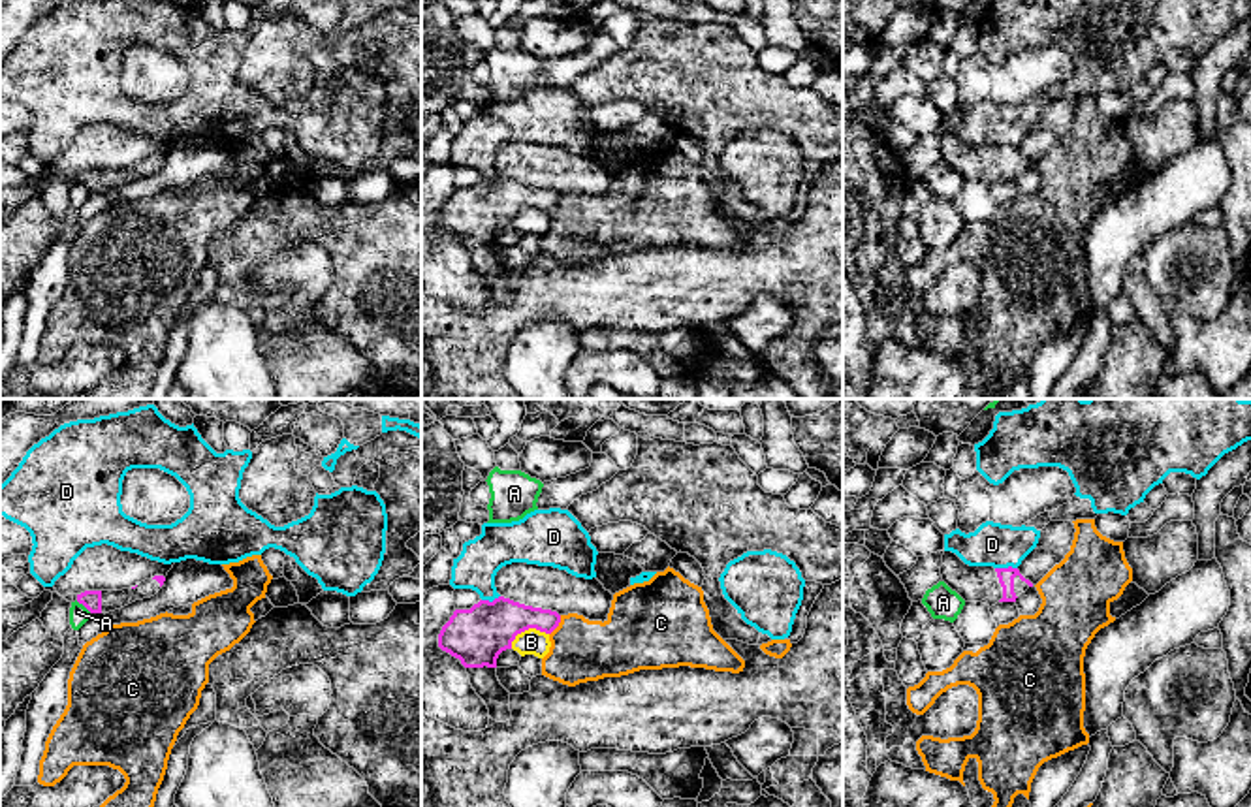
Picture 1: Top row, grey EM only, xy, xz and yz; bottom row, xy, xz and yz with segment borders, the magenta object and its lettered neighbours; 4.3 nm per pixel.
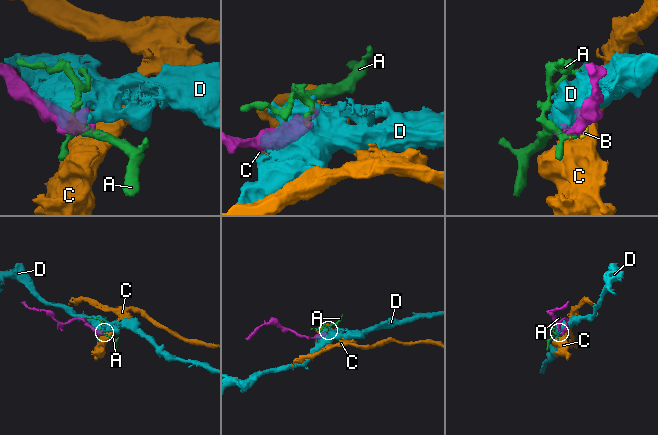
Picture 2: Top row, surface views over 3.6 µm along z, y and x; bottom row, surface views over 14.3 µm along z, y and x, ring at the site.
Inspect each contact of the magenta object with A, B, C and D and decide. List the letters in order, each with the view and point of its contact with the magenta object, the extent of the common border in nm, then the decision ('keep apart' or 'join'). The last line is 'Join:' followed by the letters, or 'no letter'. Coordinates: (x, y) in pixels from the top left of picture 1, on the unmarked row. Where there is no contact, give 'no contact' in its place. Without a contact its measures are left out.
A: contact xy (83, 183); length 90 nm; keep apart
B: contact xz (525, 207); length 180 nm; keep apart
C: contact xz (557, 204); length 100 nm; keep apart
D: contact yz (1005, 147); length 100 nm; keep apart
Join: no letter

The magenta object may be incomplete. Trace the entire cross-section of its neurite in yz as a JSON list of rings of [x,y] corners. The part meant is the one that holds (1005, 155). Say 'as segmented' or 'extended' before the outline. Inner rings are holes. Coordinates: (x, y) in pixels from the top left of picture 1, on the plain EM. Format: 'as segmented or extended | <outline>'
extended | [[[944,130],[941,145],[942,160],[965,181],[1016,181],[1033,162],[1018,147],[969,145],[956,132]]]

